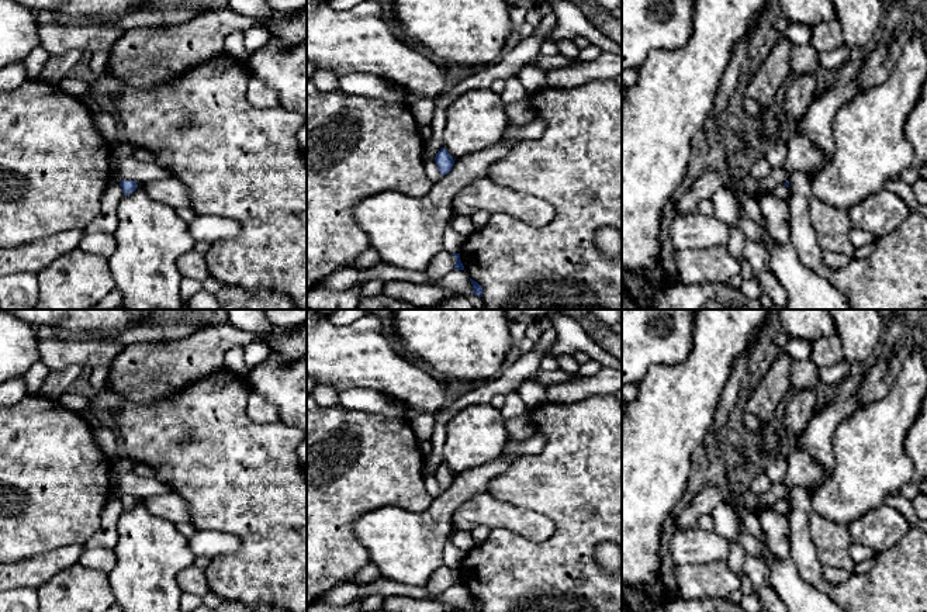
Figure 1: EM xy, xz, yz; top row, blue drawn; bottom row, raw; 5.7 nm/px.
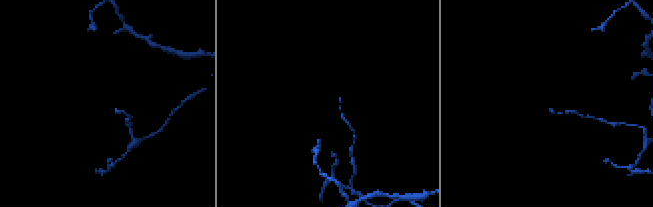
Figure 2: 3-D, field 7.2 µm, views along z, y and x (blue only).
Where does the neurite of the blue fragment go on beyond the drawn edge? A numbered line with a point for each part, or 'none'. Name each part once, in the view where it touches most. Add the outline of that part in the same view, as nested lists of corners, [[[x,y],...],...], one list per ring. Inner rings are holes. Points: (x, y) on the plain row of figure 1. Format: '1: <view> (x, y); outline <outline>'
none

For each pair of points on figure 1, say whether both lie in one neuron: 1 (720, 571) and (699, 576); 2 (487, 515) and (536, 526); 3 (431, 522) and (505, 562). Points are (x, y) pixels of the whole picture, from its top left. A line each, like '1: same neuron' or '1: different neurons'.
1: same neuron
2: same neuron
3: different neurons

